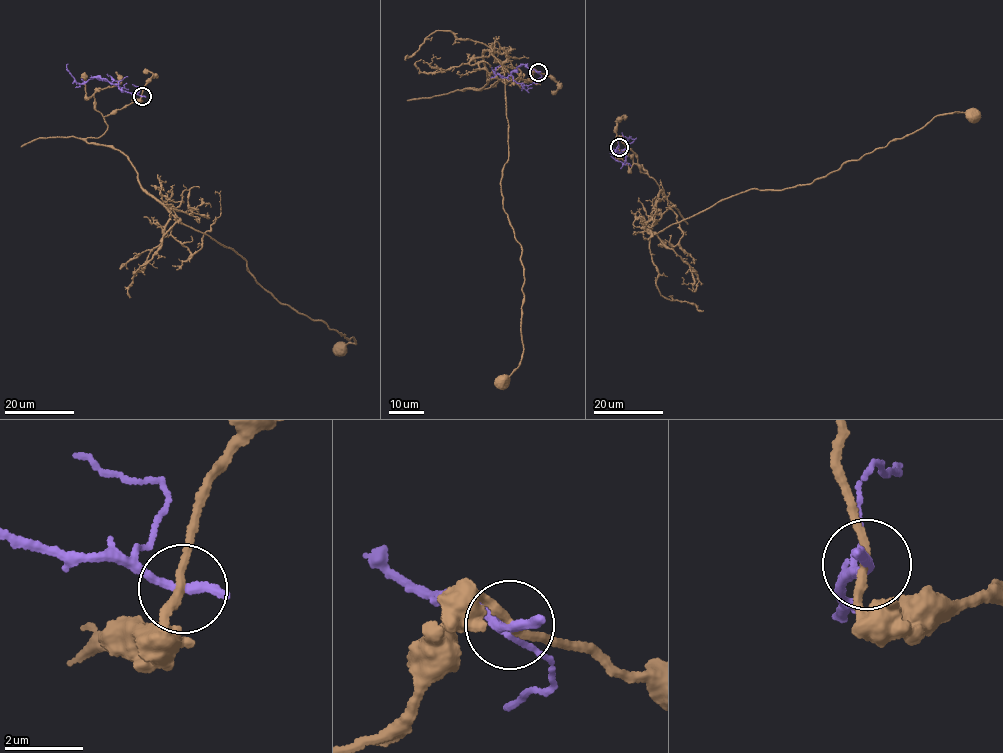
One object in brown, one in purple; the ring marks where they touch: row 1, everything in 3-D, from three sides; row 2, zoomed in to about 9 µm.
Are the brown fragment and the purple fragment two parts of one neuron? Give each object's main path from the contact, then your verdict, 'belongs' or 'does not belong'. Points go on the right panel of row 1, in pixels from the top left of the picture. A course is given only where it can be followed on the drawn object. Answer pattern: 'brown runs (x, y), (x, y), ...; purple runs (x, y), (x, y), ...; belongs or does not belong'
brown runs (618, 146), (663, 192), (643, 228), (653, 234), (755, 188), (810, 184), (936, 116), (971, 115); purple runs (618, 146), (615, 153), (612, 152), (622, 152), (625, 163), (611, 156); does not belong

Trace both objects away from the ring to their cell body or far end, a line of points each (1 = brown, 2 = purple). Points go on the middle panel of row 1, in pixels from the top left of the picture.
1: (538, 72), (463, 90), (486, 83), (492, 53), (524, 278), (521, 360), (502, 380)
2: (538, 72), (521, 65), (503, 77), (494, 73), (500, 65)

